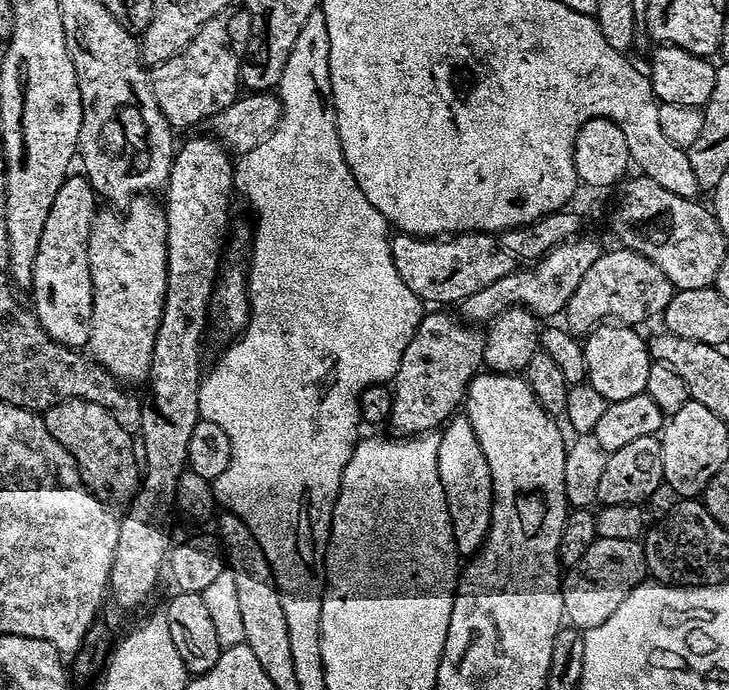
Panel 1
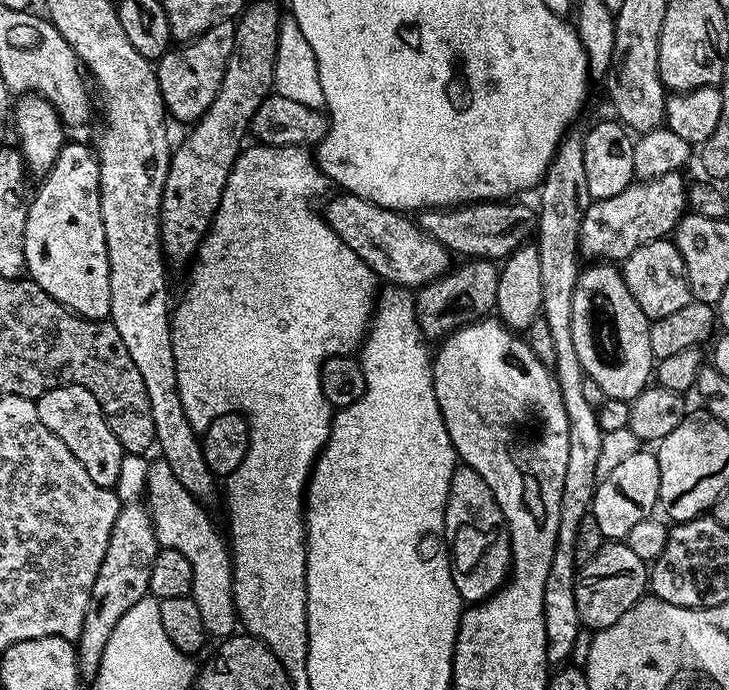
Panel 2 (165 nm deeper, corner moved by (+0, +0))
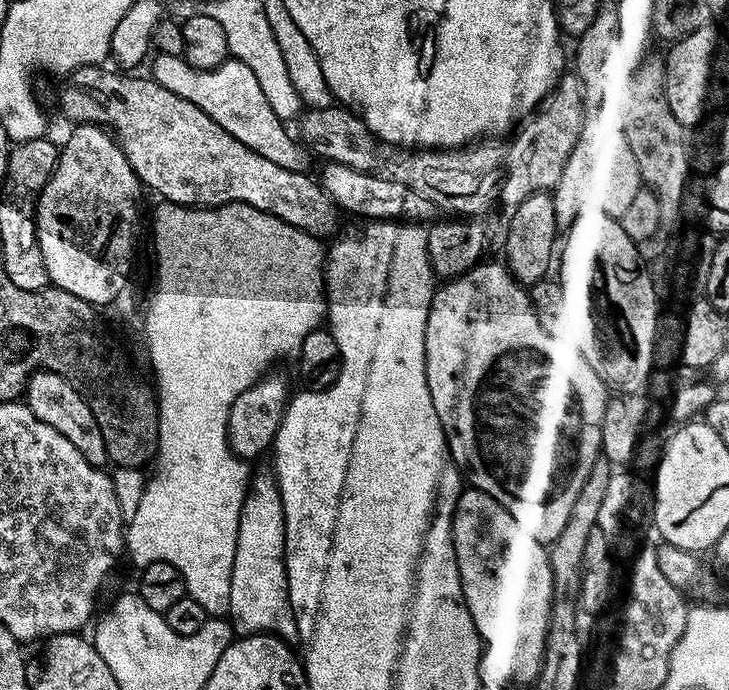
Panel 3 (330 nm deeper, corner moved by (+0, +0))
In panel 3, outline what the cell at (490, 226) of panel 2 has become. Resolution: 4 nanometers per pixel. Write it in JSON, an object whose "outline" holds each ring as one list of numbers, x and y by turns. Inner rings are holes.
{"outline":[[324,162,319,165,320,189,332,199,341,213,349,212,352,216,365,216,368,222,425,222,431,221,434,209,426,198,414,194,410,186,402,186,402,182,394,182,390,178,375,176,372,172,359,172,350,166]]}

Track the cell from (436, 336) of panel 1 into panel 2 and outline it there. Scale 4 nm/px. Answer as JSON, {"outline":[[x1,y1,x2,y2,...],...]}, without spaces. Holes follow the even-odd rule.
{"outline":[[475,258,465,259,455,268,456,265,415,293,416,311,425,337,447,338,464,325,493,315,498,298,500,268,491,260]]}

